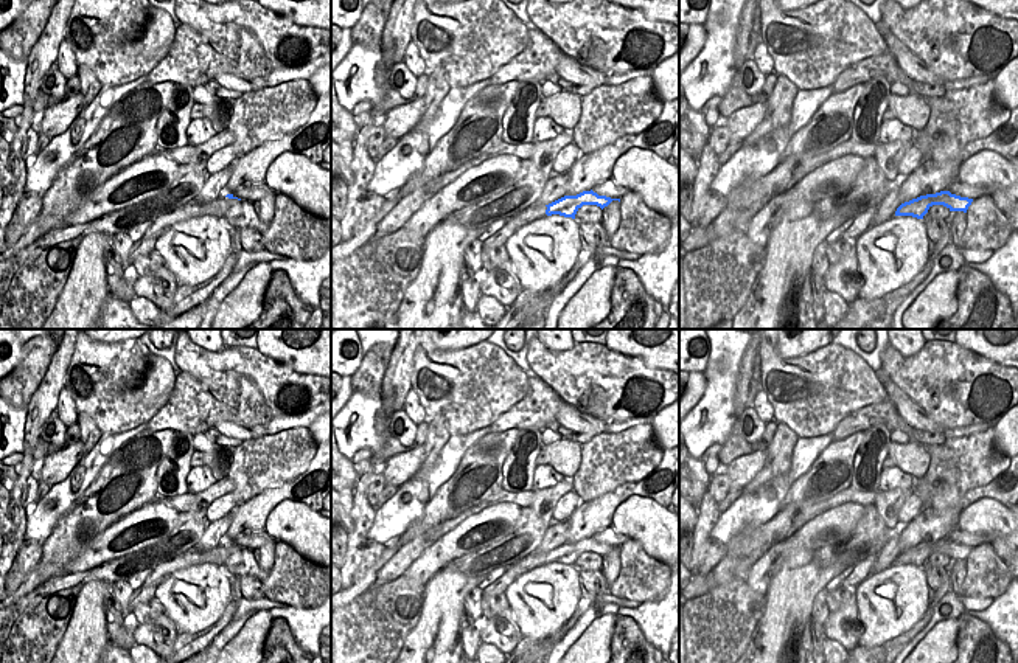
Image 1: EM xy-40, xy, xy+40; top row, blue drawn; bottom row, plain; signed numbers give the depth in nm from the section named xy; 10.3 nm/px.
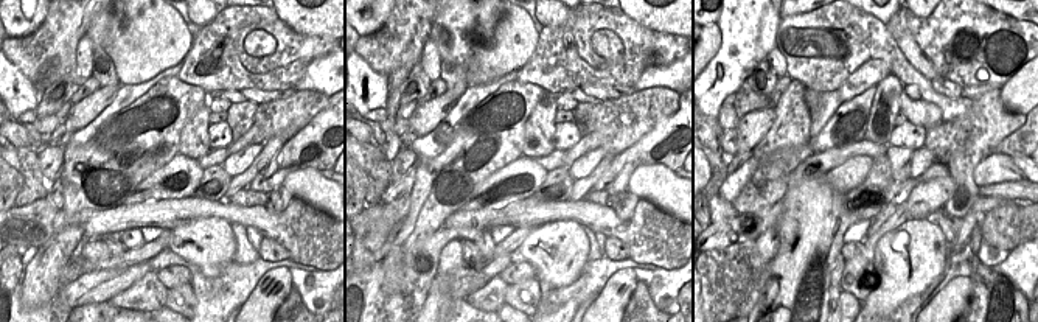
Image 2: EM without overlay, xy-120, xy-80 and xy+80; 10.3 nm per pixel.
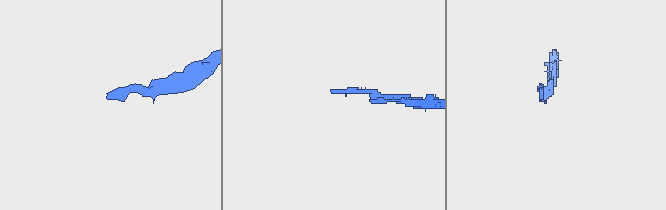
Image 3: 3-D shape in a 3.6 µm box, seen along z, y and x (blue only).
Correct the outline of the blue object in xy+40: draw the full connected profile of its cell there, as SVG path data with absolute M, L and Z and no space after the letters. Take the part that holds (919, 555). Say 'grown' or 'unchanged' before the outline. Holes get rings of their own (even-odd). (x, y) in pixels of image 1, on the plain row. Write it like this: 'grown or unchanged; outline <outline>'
unchanged; outline M940 539L936 542L920 543L917 547L901 551L895 559L895 564L912 564L917 567L923 567L923 564L928 561L928 557L933 553L943 553L950 559L967 561L971 550L973 547L960 545L960 543L951 542L950 539Z

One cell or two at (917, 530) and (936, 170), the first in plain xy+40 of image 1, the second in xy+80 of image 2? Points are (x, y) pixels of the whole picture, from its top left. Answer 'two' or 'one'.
two

